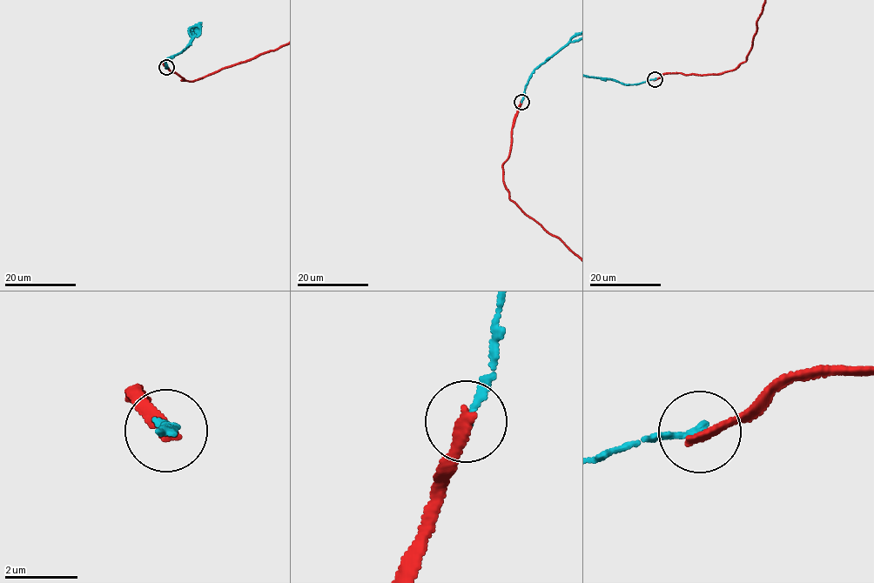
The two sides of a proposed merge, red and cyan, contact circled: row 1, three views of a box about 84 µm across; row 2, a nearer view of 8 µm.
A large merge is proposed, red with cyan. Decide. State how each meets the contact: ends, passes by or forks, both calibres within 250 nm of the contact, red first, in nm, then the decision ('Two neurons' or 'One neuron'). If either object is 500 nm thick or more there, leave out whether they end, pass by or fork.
At the ring red ends. At the ring cyan ends. Thickness 280 nm (red) against 220 nm. Two neurons

